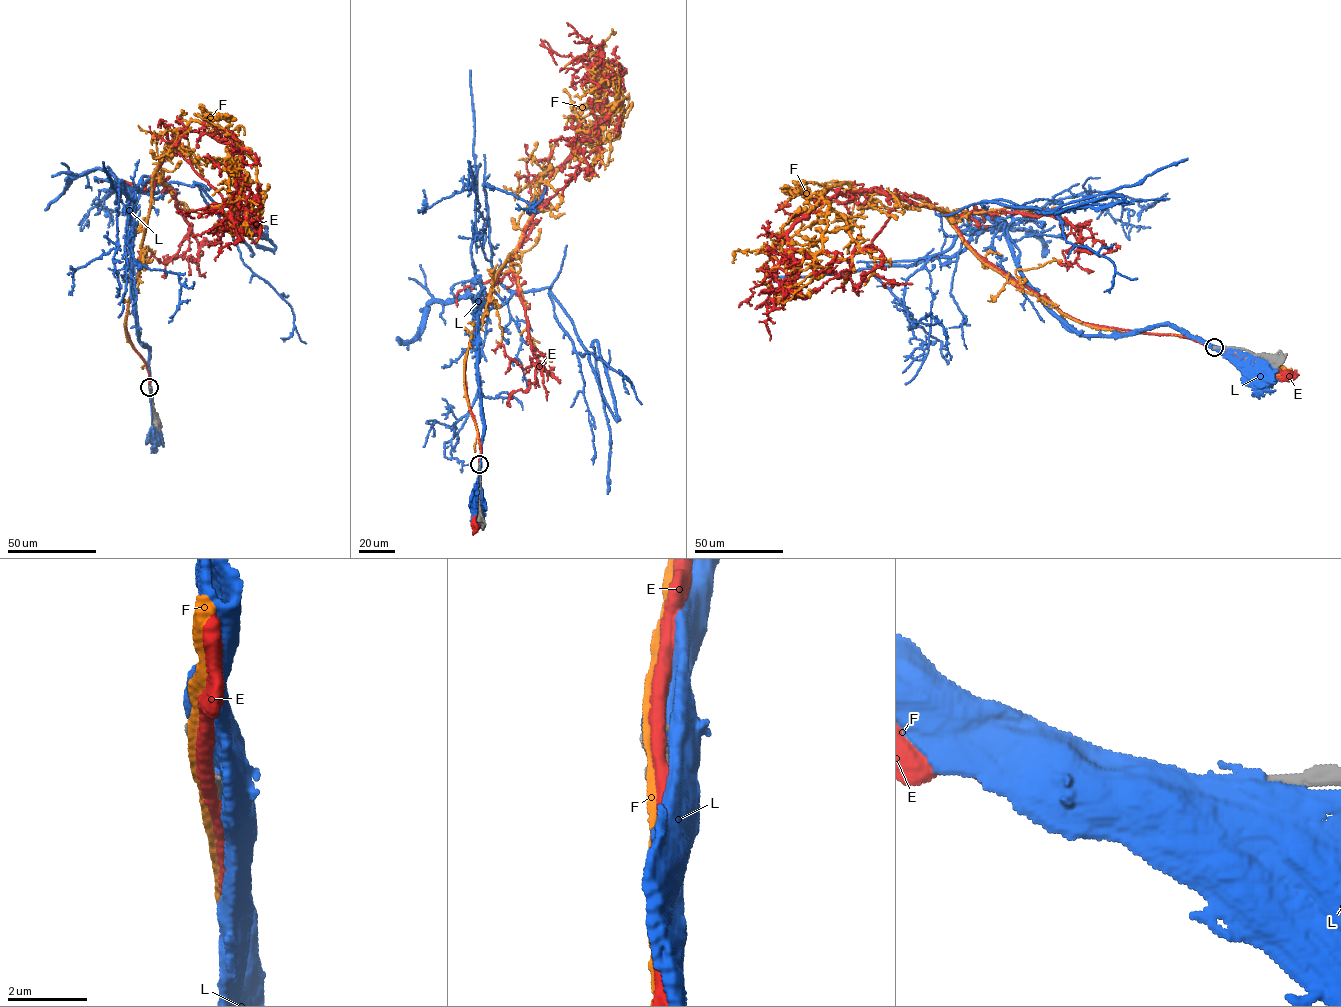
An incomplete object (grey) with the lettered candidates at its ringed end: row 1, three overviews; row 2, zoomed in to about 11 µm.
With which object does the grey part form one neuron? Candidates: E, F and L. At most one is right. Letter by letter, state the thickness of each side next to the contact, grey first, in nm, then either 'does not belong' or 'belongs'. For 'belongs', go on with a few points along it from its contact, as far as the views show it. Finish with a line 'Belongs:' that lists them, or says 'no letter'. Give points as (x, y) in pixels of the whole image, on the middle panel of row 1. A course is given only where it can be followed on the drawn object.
E: 280 nm thick on the grey side, 360 nm on the other; does not belong
F: 280 nm thick on the grey side, 320 nm on the other; does not belong
L: 360 nm thick on the grey side, 900 nm on the other; does not belong
Belongs: no letter

